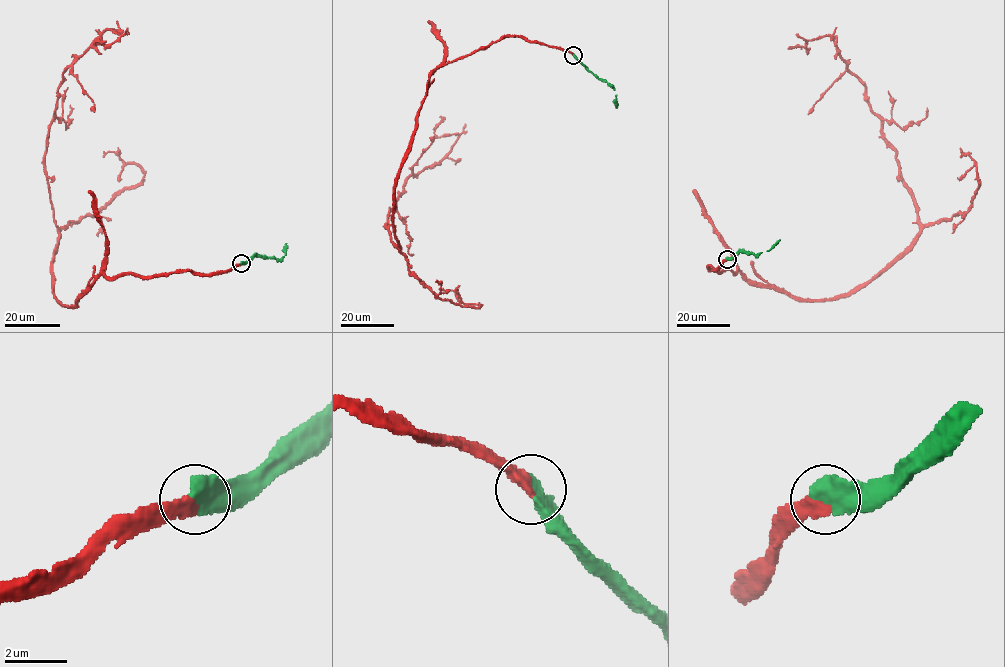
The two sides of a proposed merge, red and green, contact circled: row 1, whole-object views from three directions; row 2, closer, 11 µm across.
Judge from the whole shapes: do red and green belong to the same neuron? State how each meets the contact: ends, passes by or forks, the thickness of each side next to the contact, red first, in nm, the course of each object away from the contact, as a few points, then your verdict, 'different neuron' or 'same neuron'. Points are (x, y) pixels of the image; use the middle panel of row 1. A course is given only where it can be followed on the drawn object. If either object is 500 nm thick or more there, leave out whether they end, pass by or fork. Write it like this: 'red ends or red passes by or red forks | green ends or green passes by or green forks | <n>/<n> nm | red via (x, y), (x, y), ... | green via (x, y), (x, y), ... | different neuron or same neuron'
400/600 nm | red via (573, 55), (501, 37), (431, 75), (397, 247), (403, 184), (459, 134), (437, 136), (439, 117) | green via (573, 55), (614, 90), (616, 108) | same neuron

